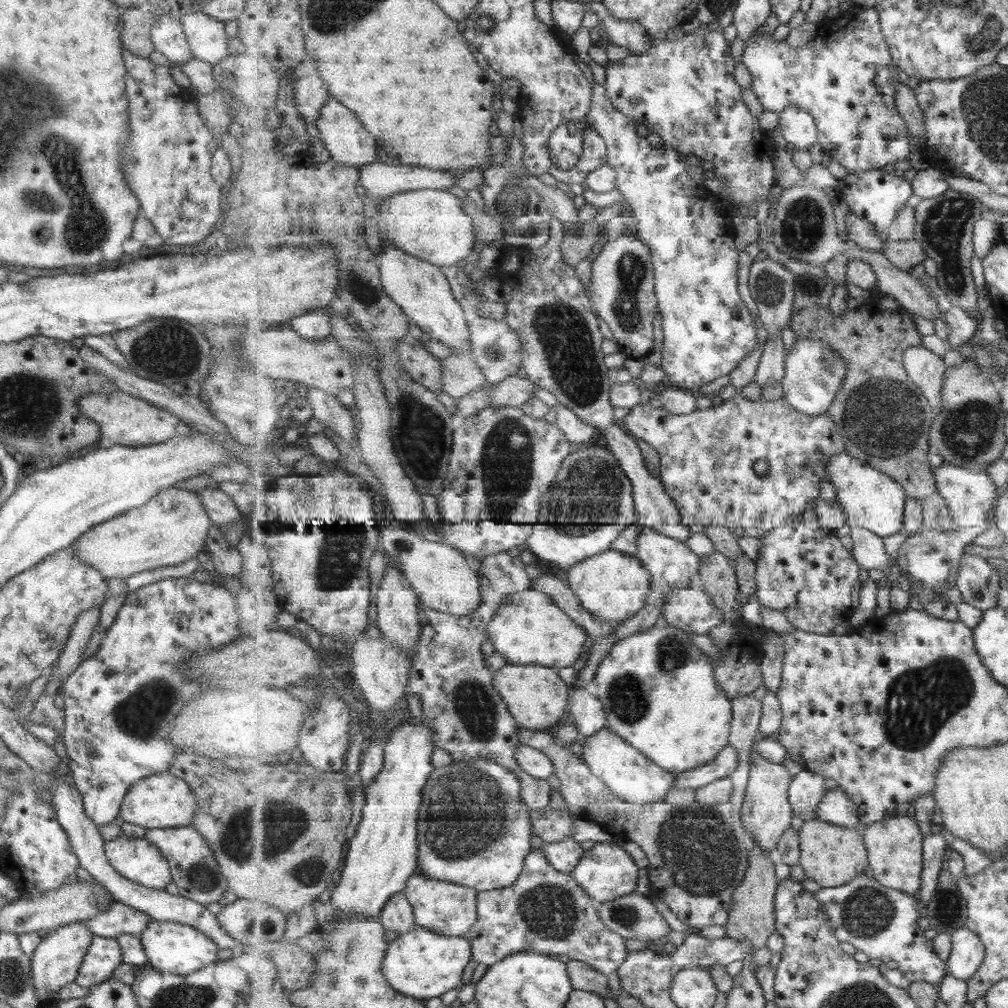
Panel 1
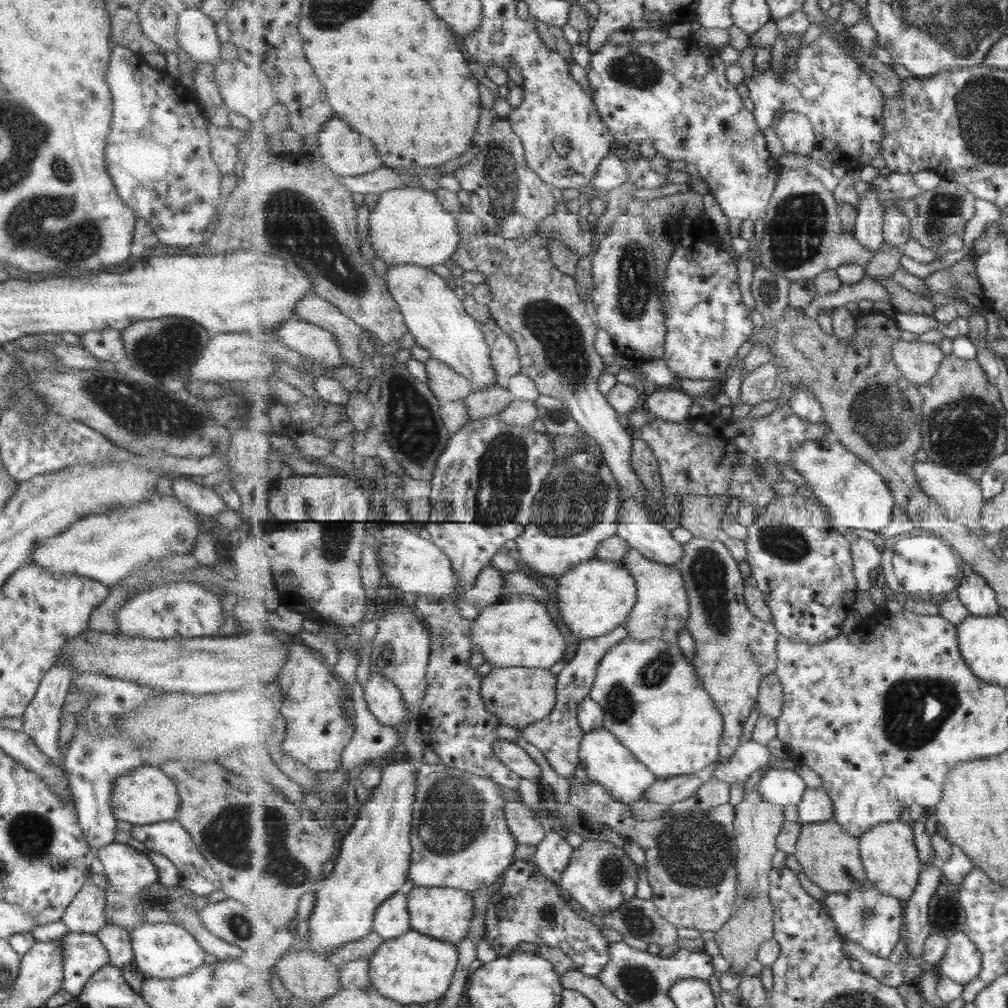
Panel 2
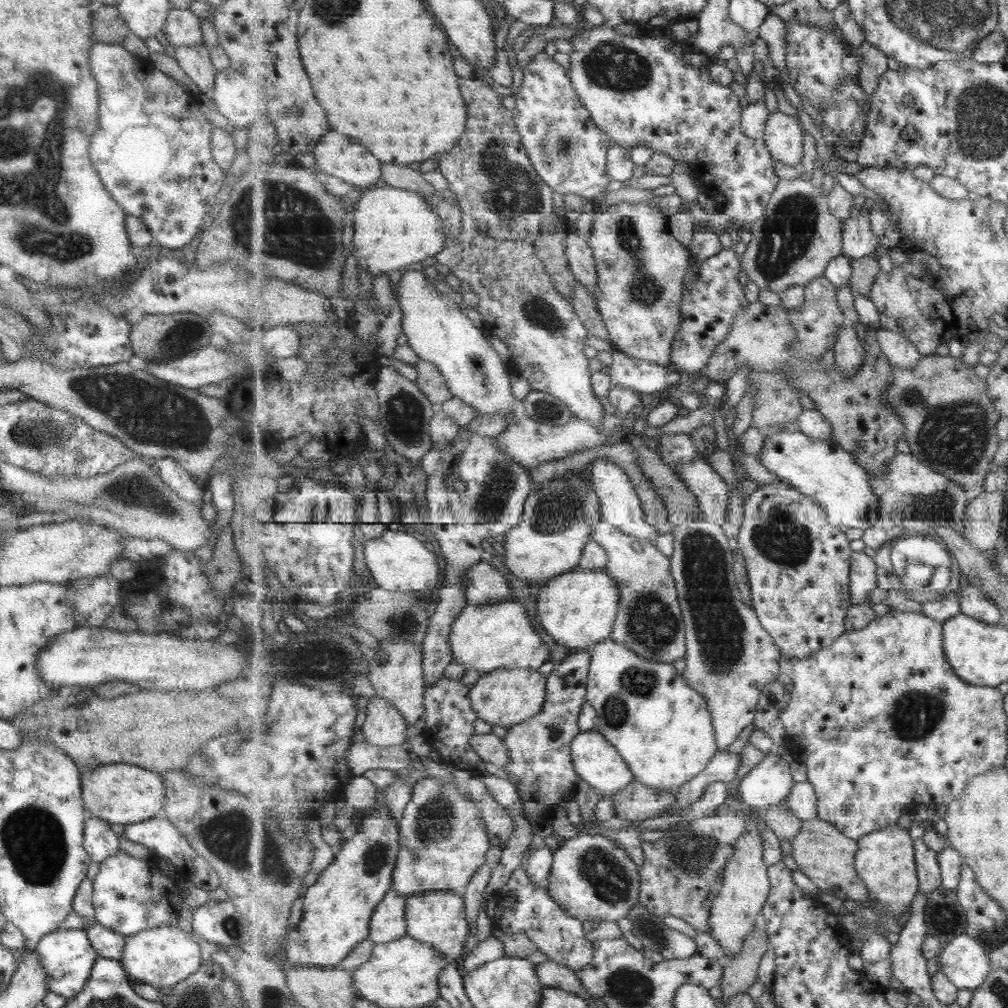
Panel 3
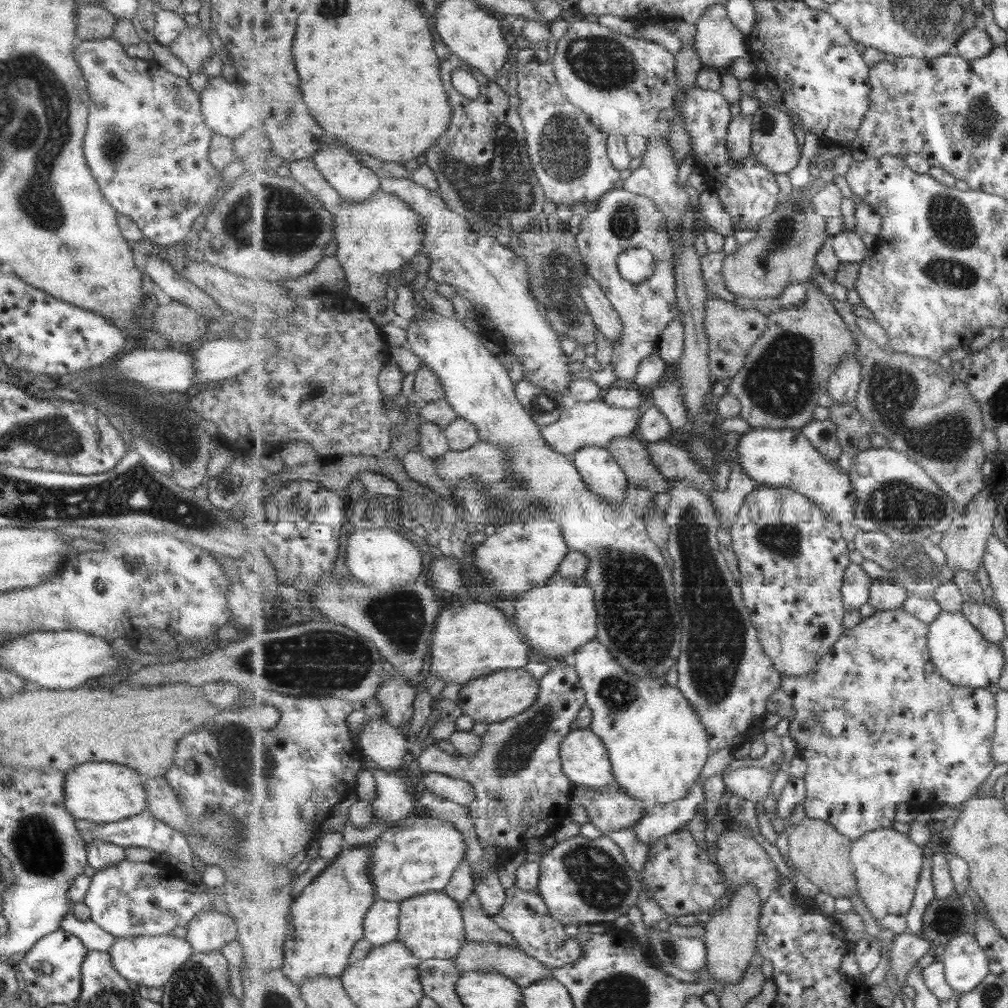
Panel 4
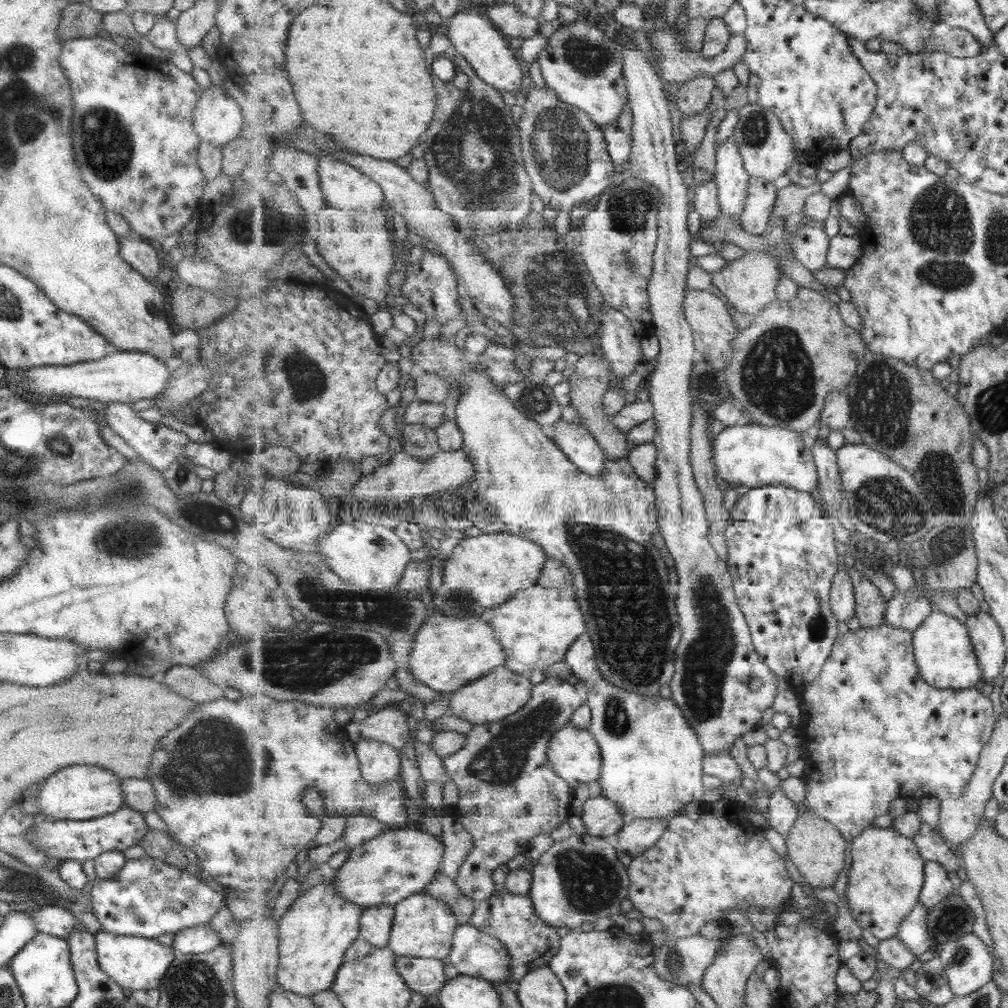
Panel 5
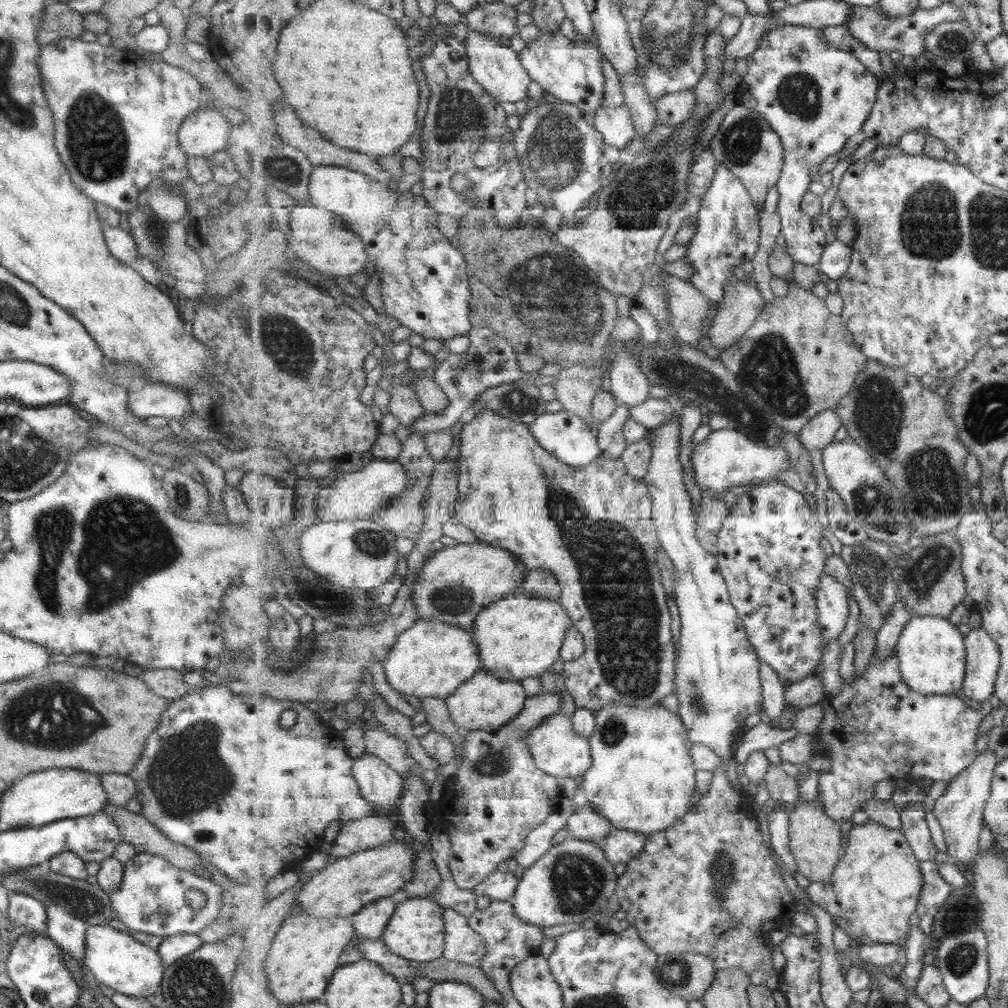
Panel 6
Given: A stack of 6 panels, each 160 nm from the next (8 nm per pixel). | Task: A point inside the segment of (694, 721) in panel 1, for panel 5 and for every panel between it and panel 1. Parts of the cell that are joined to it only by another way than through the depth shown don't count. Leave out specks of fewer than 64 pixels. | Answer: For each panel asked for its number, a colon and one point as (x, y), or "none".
2: (654, 702)
3: (662, 726)
4: (658, 745)
5: (653, 759)

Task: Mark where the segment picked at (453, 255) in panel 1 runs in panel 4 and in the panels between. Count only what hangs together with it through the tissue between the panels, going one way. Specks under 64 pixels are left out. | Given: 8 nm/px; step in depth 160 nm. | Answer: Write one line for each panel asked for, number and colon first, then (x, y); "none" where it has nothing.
2: (408, 225)
3: (393, 227)
4: (374, 240)

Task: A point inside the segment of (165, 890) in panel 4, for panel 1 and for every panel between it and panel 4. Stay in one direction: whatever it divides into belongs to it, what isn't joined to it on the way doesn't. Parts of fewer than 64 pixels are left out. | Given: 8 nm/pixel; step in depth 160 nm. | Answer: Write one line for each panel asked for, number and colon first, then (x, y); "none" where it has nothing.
1: (135, 859)
2: (128, 871)
3: (128, 895)

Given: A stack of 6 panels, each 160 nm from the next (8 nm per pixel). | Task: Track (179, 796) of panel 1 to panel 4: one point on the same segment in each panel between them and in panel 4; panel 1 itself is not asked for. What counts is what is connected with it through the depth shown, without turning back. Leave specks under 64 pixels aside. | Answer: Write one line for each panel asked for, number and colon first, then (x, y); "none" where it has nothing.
2: (144, 795)
3: (120, 793)
4: (100, 792)

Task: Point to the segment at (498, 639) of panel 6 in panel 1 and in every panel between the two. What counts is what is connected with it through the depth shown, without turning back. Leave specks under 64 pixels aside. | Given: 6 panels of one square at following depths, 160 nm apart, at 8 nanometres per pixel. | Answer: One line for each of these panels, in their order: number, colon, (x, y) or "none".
1: (615, 586)
2: (595, 598)
3: (578, 609)
4: (558, 619)
5: (538, 626)

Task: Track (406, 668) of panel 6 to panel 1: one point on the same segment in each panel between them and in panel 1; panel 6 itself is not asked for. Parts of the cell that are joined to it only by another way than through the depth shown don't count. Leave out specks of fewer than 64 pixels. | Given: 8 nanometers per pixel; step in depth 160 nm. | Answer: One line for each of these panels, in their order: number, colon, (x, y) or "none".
1: (535, 631)
2: (524, 634)
3: (488, 637)
4: (473, 641)
5: (448, 654)

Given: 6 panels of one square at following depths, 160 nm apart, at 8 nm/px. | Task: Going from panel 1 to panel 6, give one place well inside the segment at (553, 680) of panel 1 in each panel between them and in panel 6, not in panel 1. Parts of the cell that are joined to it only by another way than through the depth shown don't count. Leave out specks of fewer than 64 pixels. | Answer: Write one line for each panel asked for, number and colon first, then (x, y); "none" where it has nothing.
2: (520, 696)
3: (504, 697)
4: (504, 694)
5: (501, 693)
6: (485, 702)

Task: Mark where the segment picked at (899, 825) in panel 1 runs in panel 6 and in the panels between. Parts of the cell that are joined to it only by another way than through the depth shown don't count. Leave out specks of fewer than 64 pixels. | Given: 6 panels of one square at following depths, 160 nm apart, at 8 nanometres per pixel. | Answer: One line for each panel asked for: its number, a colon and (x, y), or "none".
2: (890, 854)
3: (886, 861)
4: (888, 864)
5: (885, 882)
6: (876, 886)

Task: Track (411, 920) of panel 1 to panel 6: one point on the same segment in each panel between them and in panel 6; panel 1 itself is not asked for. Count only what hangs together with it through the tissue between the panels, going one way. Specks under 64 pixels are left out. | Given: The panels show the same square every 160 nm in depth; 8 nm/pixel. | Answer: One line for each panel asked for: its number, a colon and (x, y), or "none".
2: (392, 920)
3: (388, 923)
4: (382, 924)
5: (377, 922)
6: (371, 921)

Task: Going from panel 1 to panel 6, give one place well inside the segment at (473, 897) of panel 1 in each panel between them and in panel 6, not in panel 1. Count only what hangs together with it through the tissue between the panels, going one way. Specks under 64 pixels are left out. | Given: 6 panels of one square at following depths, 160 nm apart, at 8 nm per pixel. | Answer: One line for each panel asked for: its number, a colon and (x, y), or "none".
2: (444, 913)
3: (439, 919)
4: (432, 925)
5: (424, 926)
6: (417, 931)

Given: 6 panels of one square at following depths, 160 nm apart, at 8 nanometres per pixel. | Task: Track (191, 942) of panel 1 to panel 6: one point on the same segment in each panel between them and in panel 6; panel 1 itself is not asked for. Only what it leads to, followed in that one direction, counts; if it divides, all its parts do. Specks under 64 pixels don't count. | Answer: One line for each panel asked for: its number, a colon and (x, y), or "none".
2: (162, 950)
3: (162, 956)
4: (144, 960)
5: (133, 963)
6: (119, 963)

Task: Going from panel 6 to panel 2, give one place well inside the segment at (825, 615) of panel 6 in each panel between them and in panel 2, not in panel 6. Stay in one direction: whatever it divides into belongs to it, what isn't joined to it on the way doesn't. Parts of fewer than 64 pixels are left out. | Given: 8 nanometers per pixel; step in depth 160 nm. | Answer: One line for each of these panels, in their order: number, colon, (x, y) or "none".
2: (867, 557)
3: (864, 580)
4: (856, 591)
5: (843, 600)

